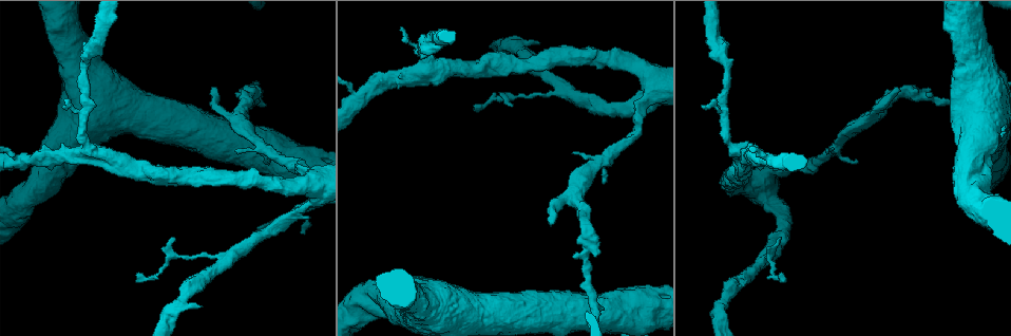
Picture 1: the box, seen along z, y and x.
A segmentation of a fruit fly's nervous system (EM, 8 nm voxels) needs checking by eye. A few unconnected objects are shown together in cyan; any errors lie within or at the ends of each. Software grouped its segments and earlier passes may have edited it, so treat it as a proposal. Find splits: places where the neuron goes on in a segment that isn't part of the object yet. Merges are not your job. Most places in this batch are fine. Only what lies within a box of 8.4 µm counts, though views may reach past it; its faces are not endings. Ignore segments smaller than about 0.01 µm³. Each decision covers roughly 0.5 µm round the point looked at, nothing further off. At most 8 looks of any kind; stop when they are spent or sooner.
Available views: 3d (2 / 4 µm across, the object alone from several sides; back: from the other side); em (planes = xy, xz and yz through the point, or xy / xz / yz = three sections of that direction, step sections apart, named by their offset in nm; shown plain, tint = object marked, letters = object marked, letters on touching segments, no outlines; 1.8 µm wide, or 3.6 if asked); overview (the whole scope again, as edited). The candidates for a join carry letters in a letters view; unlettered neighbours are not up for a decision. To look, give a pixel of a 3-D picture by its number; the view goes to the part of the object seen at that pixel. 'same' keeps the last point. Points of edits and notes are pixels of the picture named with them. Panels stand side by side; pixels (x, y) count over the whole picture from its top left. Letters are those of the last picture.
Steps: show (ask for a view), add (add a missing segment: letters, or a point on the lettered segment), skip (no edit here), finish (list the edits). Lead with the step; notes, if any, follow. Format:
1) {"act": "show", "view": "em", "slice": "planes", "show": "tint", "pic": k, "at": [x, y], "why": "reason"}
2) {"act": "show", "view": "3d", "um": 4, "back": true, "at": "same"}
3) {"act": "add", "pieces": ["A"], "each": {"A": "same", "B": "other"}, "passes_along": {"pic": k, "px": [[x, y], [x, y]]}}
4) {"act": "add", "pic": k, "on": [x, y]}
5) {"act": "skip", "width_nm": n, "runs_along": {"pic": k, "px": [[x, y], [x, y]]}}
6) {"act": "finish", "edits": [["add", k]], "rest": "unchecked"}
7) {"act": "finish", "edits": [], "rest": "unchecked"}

{"act": "show", "view": "em", "slice": "planes", "show": "tint", "pic": 1, "at": [858, 162], "why": "branch stops here"}

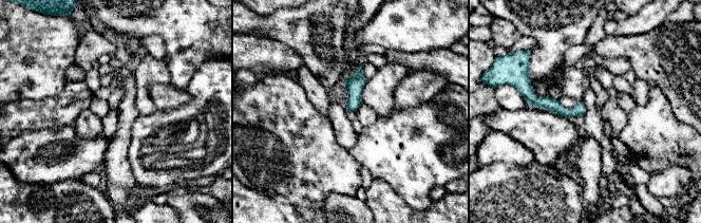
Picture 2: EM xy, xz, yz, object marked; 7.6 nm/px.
{"act": "show", "view": "em", "slice": "planes", "show": "letters", "at": "same"}

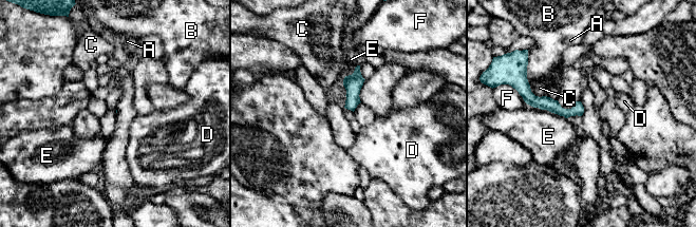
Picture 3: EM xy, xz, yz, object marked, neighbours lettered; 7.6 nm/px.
{"act": "skip", "each": {"A": "other", "B": "other", "C": "other", "D": "other", "E": "other", "F": "other"}, "border": {"pic": 3, "px": [[526, 68], [526, 78], [529, 84]]}, "found": "no lettered segment goes on from it"}

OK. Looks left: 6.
{"act": "show", "view": "3d", "um": 4, "back": true, "pic": 1, "at": [512, 106], "why": "tapers out"}

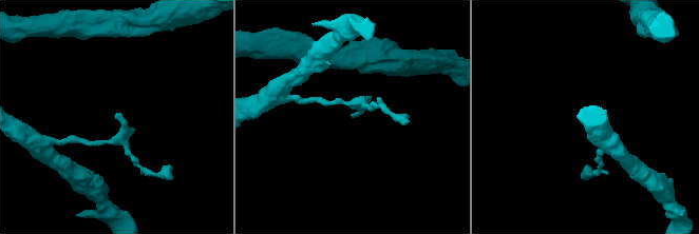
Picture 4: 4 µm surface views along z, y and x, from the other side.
{"act": "show", "view": "em", "slice": "planes", "show": "tint", "pic": 4, "at": [117, 117]}

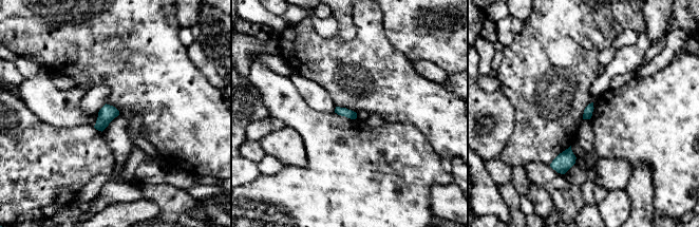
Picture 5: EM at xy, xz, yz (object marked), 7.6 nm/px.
{"act": "show", "view": "em", "slice": "planes", "show": "letters", "at": "same", "why": "what lies round it"}

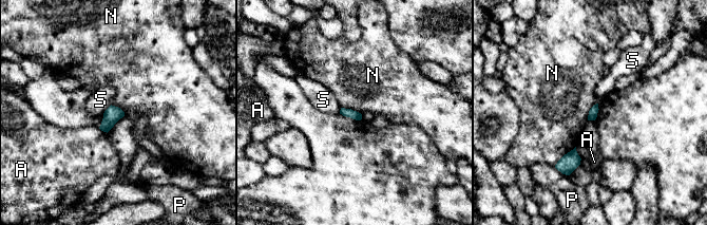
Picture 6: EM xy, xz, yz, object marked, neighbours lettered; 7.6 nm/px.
{"act": "skip", "each": {"A": "other", "N": "other", "P": "other", "S": "other"}, "border": {"pic": 6, "px": [[575, 146], [554, 165]]}, "found": "no lettered segment goes on from it"}

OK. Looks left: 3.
{"act": "show", "view": "em", "um": 3.6, "slice": "xy", "step": 4, "show": "tint", "pic": 1, "at": [21, 159]}

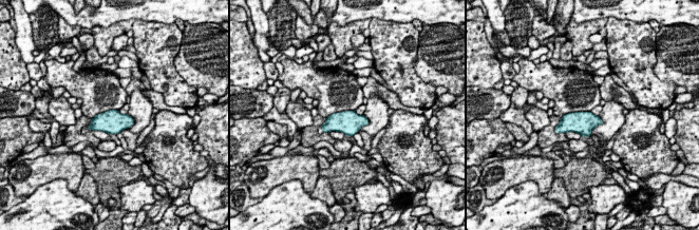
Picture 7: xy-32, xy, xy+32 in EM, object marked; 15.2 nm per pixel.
{"act": "show", "view": "em", "um": 3.6, "slice": "planes", "show": "tint", "at": "same", "why": "another direction"}

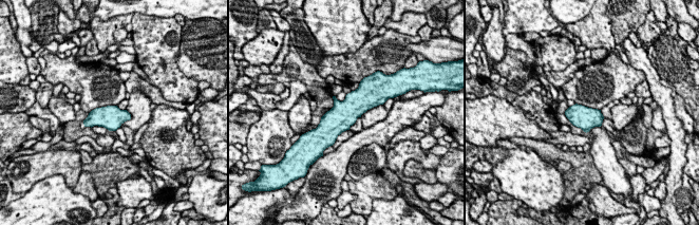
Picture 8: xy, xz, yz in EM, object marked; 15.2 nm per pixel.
{"act": "show", "view": "em", "um": 3.6, "slice": "planes", "show": "letters", "at": "same"}

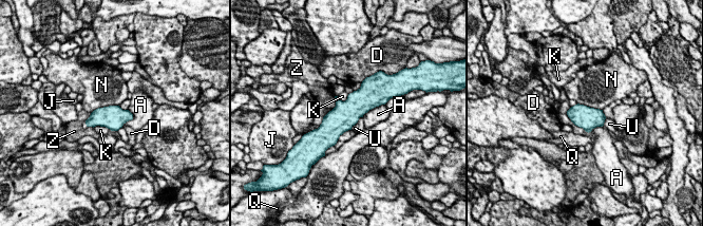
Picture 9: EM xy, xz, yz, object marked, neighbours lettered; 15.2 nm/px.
{"act": "skip", "longest_contact_nm": ["N", 460], "each": {"A": "other", "D": "other", "J": "other", "K": "other", "N": "other", "Q": "other", "U": "other", "Z": "other"}, "found": "none of them fits"}

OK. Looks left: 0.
{"act": "finish", "edits": [], "rest": "unchecked"}

